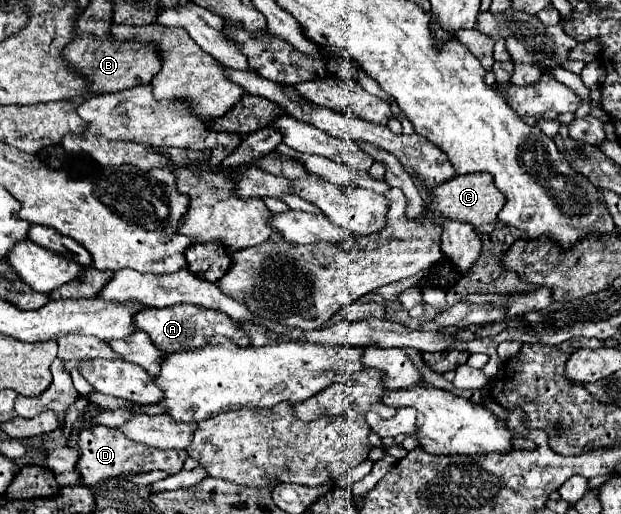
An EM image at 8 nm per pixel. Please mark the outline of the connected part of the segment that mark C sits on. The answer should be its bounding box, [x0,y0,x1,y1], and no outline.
[427,173,505,235]

